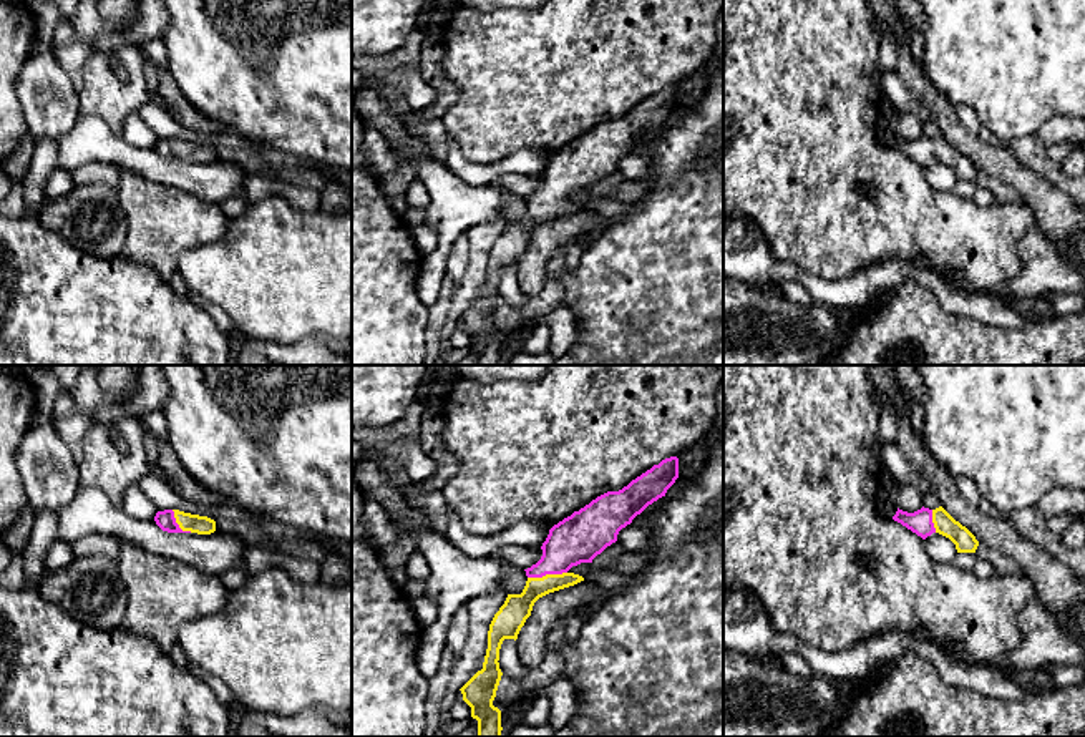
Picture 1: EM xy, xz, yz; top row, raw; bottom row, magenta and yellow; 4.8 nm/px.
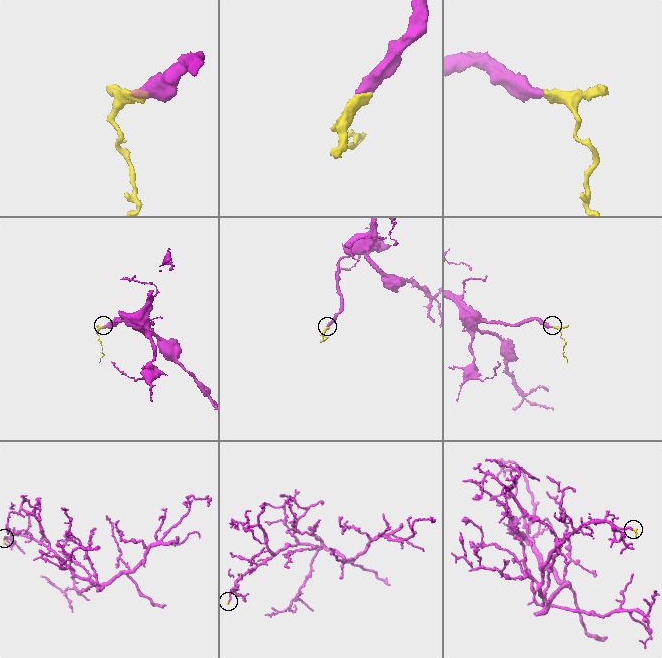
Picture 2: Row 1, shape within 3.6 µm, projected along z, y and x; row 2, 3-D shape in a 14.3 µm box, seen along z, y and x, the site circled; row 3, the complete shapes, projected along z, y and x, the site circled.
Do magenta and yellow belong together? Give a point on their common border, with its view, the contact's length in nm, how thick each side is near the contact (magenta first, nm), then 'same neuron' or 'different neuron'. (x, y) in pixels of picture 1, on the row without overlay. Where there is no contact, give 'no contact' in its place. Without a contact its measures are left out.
contact xz (546, 201); length 190 nm; calibres 240 and 140 nm; same neuron

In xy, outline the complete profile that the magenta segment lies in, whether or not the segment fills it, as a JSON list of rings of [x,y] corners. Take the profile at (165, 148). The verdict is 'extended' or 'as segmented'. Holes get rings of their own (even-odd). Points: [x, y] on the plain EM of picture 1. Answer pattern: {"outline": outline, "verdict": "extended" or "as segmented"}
{"outline": [[[179,138],[158,139],[156,153],[168,161],[197,161],[211,163],[216,159],[216,149],[207,144],[191,143]]], "verdict": "extended"}

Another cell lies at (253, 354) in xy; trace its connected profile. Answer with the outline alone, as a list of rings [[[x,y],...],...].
[[[247,344],[244,352],[237,359],[237,365],[279,365],[272,362],[265,354],[262,345]]]

